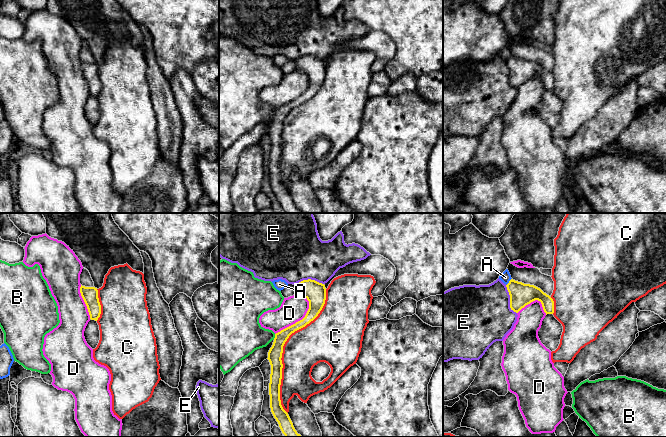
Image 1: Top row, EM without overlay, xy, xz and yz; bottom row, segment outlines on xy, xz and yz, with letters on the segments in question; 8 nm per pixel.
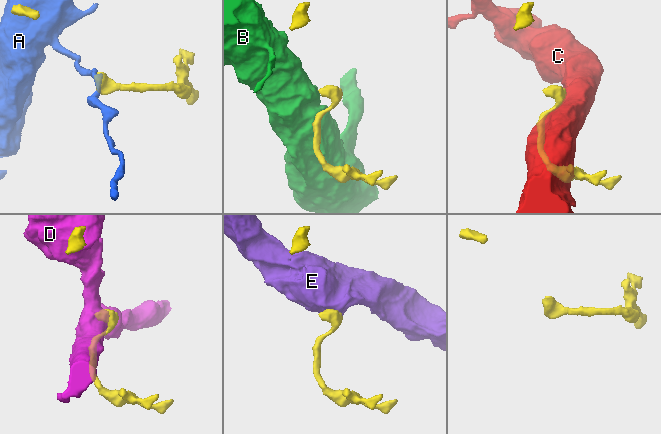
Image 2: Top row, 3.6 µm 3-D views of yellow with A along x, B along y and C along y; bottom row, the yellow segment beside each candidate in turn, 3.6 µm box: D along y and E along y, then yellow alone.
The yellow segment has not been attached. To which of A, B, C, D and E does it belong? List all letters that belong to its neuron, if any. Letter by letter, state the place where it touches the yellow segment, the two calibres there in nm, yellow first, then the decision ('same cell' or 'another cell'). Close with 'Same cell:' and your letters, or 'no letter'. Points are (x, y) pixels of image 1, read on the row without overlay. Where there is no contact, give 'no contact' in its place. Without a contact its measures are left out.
A: yz (509, 58) | 180/90 nm | another cell
B: xz (275, 113) | 110/300 nm | another cell
C: xz (282, 124) | 110/320 nm | another cell
D: xz (300, 96) | 160/200 nm | same cell
E: yz (510, 75) | 180/440 nm | another cell
Same cell: D

